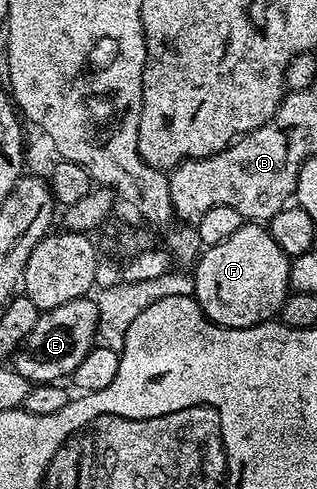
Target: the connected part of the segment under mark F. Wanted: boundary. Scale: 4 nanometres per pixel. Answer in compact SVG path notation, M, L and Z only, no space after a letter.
M243 223L236 235L209 246L193 269L194 300L207 319L229 329L243 329L271 320L290 293L290 258L280 251L269 228L262 223Z

